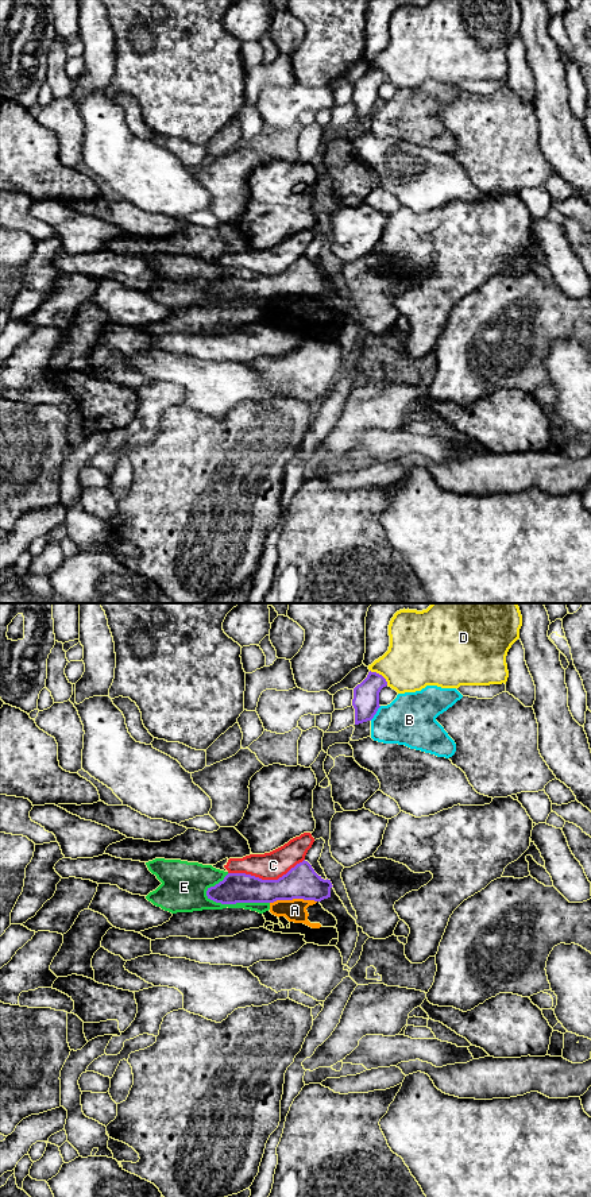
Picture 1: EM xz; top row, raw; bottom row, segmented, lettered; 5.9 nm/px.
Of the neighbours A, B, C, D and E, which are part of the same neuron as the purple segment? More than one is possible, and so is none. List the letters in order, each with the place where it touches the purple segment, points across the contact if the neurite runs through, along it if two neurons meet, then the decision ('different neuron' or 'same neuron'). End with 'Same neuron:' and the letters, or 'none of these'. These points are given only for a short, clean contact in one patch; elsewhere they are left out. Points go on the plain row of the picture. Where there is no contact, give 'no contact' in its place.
A: contact xz (293, 293); border xz (316, 296), (277, 294), (270, 298); different neuron
B: contact xz (375, 108); border xz (381, 101), (370, 115); different neuron
C: contact xz (266, 275); different neuron
D: contact xz (381, 70); different neuron
E: contact xz (236, 297); different neuron
Same neuron: none of these

